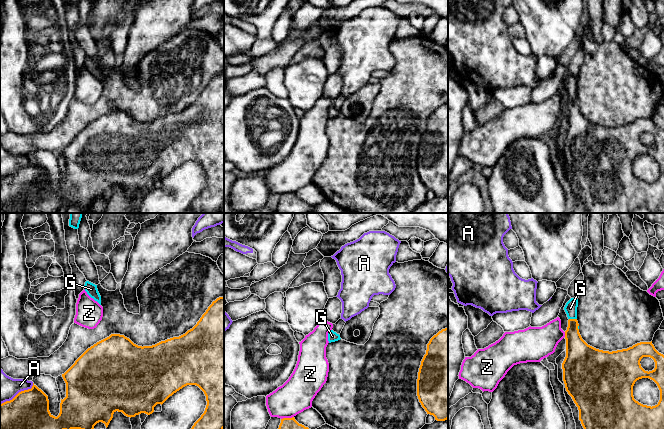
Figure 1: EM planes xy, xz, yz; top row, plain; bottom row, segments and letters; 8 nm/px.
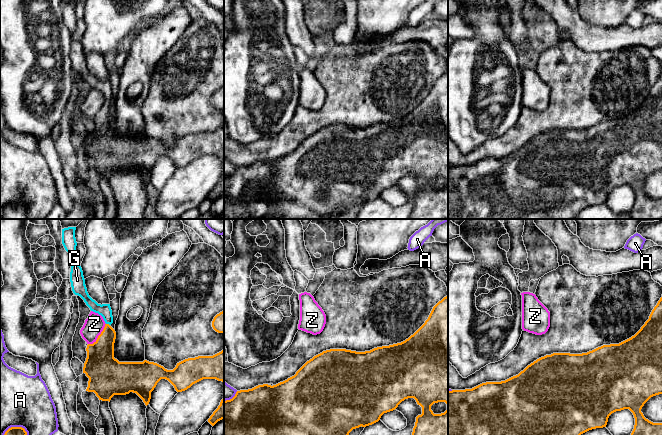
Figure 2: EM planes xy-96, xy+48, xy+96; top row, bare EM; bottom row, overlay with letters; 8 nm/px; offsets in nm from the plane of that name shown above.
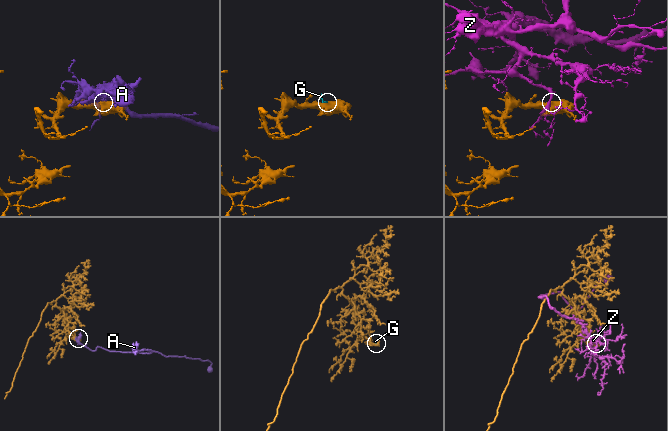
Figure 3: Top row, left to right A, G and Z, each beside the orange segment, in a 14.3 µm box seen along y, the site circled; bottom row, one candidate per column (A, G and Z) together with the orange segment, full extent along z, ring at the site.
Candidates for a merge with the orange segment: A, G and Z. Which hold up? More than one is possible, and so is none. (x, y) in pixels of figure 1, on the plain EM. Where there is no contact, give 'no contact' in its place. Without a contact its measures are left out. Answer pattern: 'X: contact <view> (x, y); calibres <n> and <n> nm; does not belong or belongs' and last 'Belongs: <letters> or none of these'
A: contact xy (18, 169); calibres 440 and 220 nm; does not belong
G: contact yz (573, 95); calibres 180 and 100 nm; belongs
Z: contact xz (287, 194); calibres 240 and 280 nm; does not belong
Belongs: G

